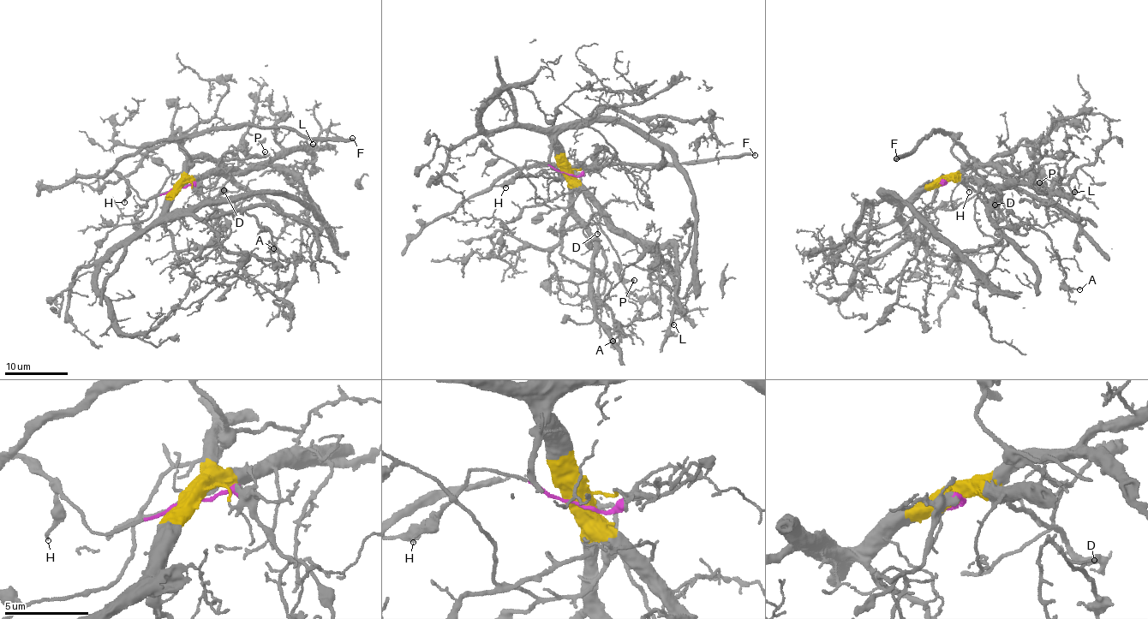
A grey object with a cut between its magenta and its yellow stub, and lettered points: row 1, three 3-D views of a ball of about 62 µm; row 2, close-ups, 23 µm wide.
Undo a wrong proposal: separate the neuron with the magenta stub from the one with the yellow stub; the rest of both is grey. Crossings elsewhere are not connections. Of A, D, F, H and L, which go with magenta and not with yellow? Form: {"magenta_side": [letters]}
{"magenta_side": ["F", "H"]}

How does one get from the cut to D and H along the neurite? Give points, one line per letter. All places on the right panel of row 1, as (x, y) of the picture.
D: (943, 182), (952, 179), (978, 184), (977, 196), (981, 201), (986, 205), (995, 204)
H: (943, 182), (938, 187), (959, 175), (969, 192)

